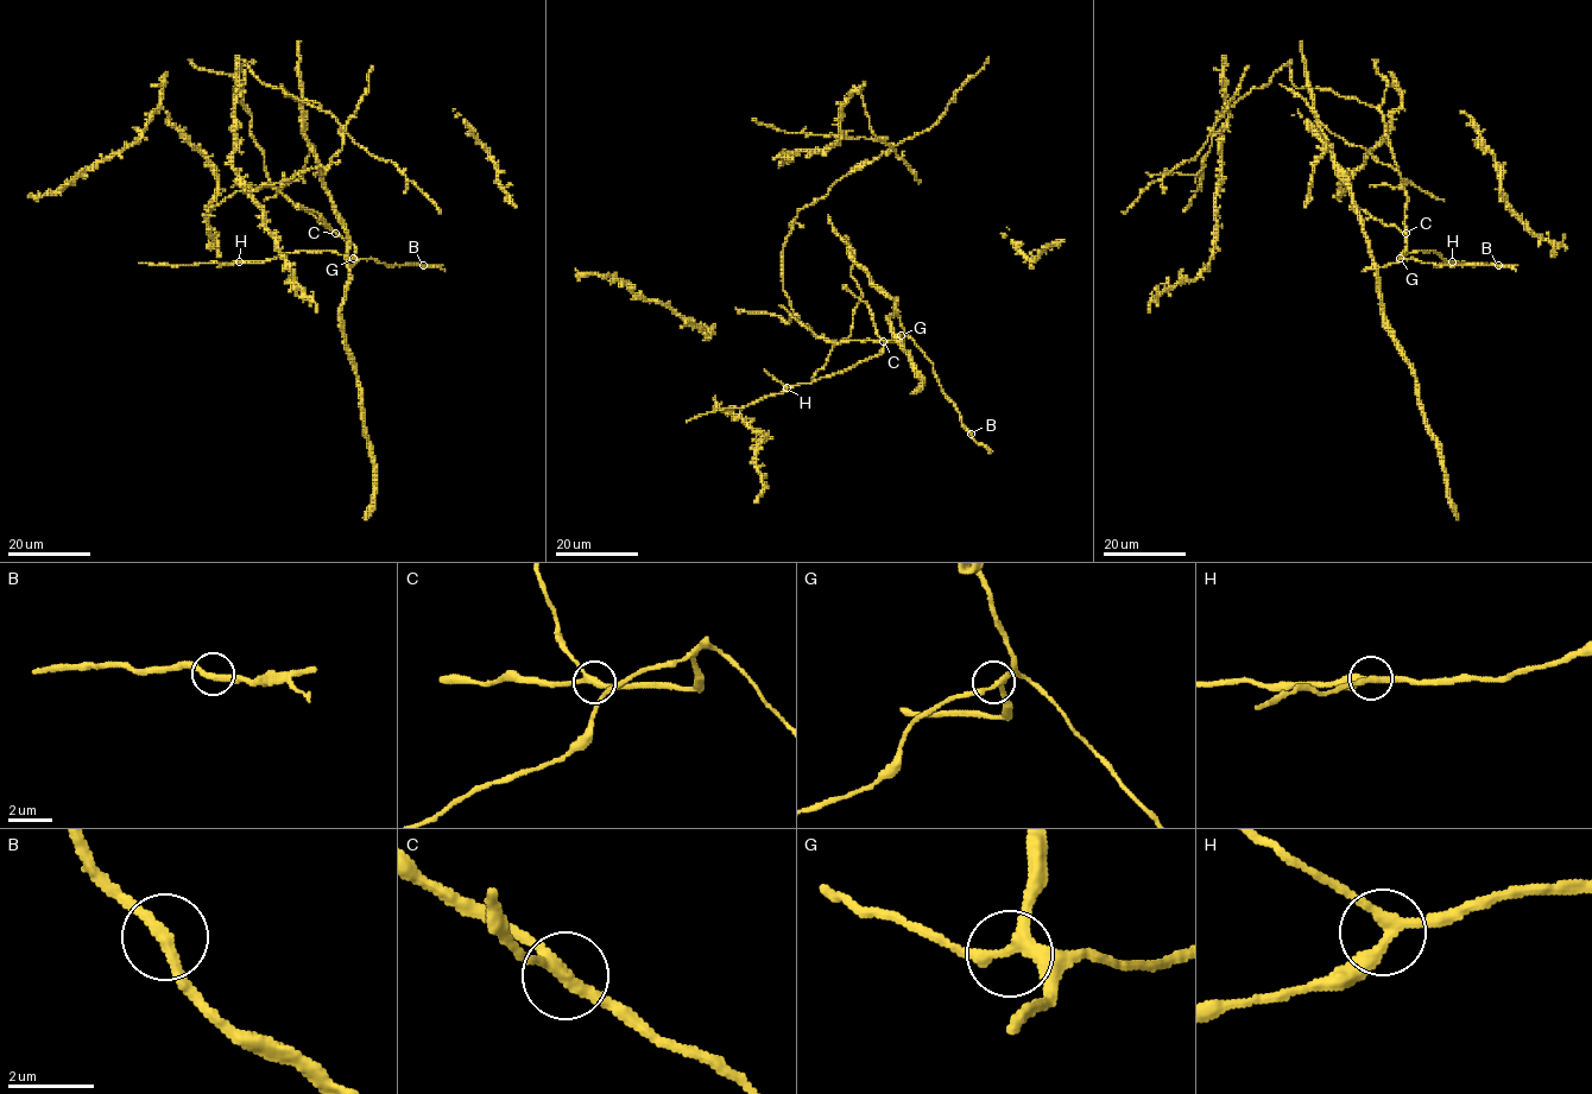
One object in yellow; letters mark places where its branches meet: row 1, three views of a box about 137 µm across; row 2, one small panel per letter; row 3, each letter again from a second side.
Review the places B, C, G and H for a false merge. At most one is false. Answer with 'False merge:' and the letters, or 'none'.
False merge: none

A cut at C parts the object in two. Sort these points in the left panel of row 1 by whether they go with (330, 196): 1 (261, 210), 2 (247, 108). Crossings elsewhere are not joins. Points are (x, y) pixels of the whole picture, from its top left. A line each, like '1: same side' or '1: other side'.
1: same side
2: other side

